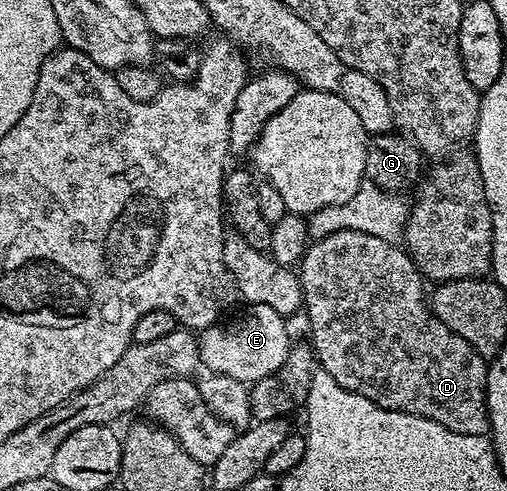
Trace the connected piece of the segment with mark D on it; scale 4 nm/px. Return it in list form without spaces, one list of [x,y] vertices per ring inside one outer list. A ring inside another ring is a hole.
[[[339,230],[338,233],[328,234],[326,237],[313,240],[306,247],[304,256],[301,257],[299,263],[299,275],[303,304],[311,320],[310,337],[314,357],[320,361],[319,368],[326,371],[339,386],[362,395],[363,398],[370,399],[379,407],[392,412],[406,412],[412,416],[422,416],[428,420],[434,420],[439,422],[439,426],[447,426],[447,430],[455,430],[459,434],[484,436],[488,433],[489,411],[485,405],[485,383],[489,373],[487,360],[479,355],[459,334],[448,329],[433,313],[430,301],[427,299],[427,288],[425,290],[426,281],[417,271],[417,266],[413,263],[408,251],[400,243],[384,240],[373,234],[360,233],[357,230]]]

